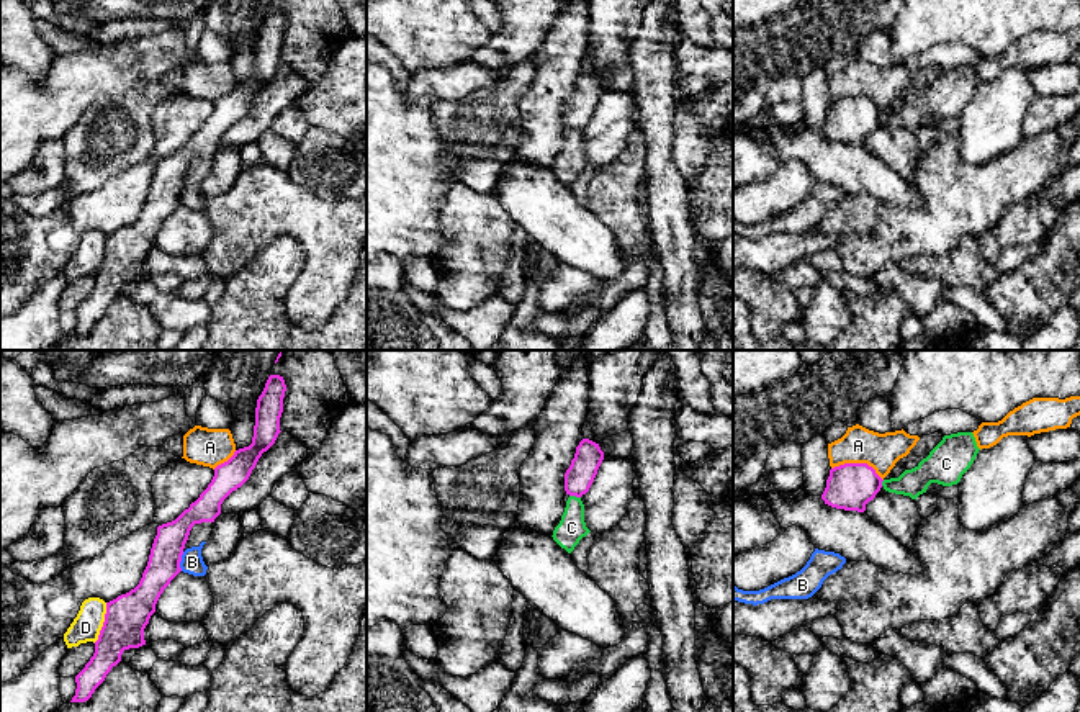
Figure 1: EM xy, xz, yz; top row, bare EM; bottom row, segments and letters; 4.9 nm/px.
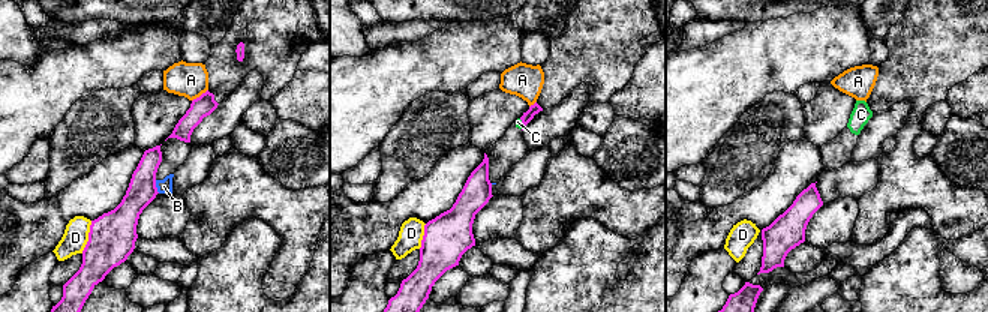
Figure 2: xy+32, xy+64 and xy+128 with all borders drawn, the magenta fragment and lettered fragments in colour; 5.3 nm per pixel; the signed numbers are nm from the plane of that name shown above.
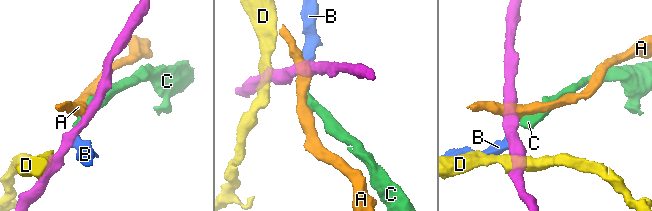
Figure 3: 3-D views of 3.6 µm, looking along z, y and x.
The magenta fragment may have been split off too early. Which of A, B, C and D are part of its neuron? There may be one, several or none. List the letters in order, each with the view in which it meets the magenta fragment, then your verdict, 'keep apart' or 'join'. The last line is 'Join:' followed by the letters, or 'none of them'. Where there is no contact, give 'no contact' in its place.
A: yz | keep apart
B: xy | keep apart
C: xz | keep apart
D: xy | keep apart
Join: none of them

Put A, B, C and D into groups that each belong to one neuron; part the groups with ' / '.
A / B C / D

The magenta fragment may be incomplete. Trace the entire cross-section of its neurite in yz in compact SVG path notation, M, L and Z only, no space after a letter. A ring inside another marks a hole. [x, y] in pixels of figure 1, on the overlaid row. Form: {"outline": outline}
{"outline": "M844 463L830 470L821 499L836 509L864 512L866 504L880 491L882 481L867 463Z"}

